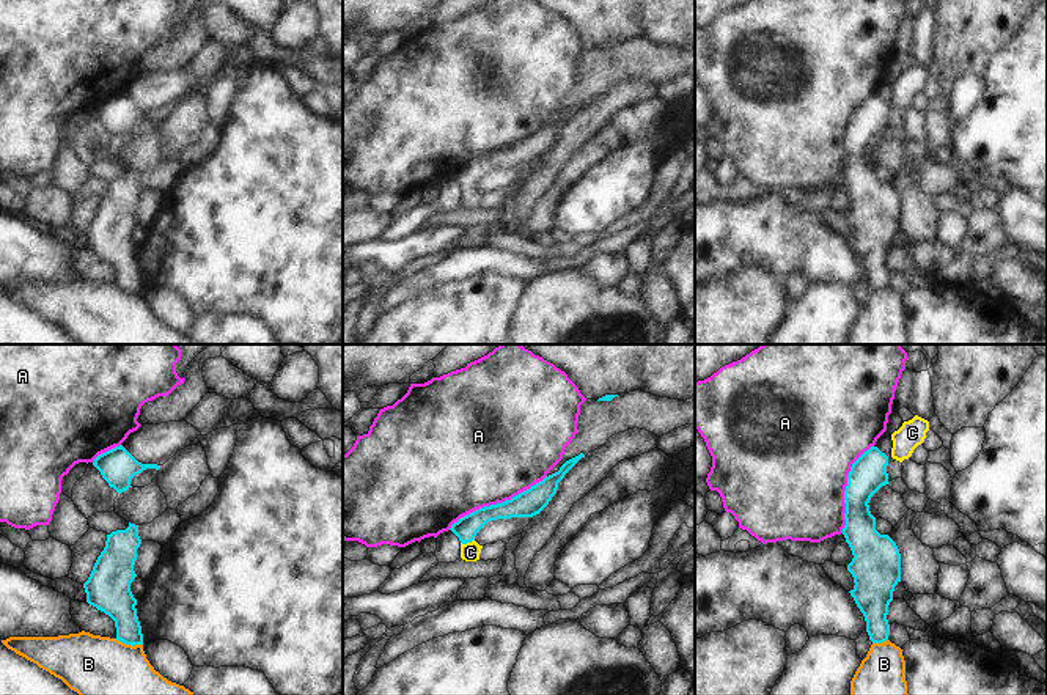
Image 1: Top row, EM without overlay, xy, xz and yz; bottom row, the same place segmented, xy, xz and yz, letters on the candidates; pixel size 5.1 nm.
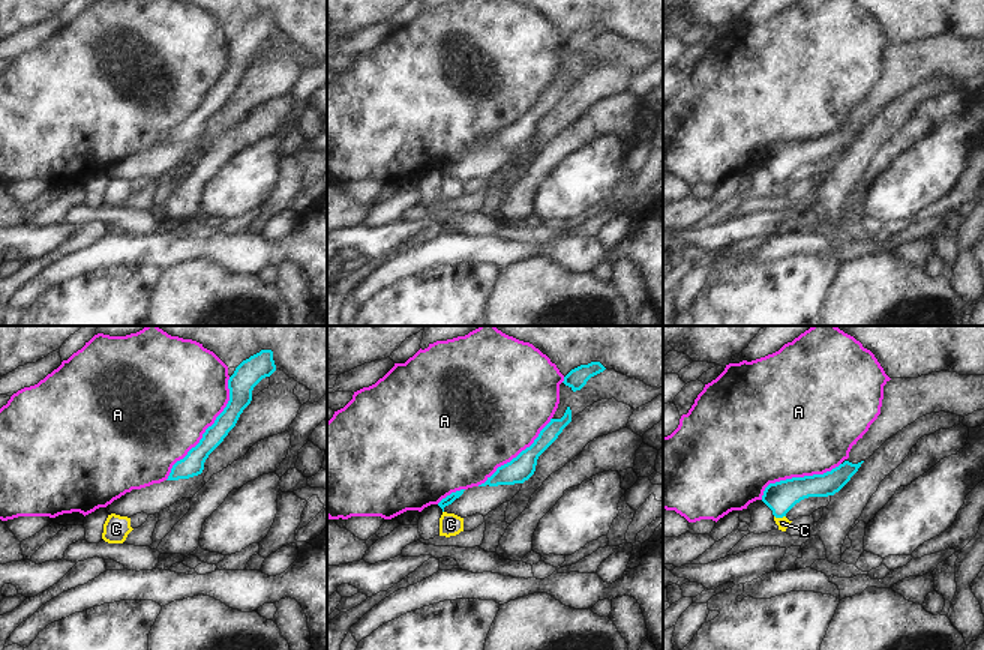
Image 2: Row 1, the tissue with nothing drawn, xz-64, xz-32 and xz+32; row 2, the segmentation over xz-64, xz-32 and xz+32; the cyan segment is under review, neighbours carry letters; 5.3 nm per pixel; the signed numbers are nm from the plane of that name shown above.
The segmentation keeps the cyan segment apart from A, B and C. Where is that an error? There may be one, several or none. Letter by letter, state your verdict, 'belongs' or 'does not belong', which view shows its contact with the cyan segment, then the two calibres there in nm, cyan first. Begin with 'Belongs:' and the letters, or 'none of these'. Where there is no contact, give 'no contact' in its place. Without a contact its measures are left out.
Belongs: C
A: does not belong; meets cyan in xz; 140 nm thick on the cyan side, 500 nm on the other
B: does not belong; meets cyan in xy; 180 nm thick on the cyan side, 420 nm on the other
C: belongs; meets cyan in xz; 120 nm thick on the cyan side, 100 nm on the other

